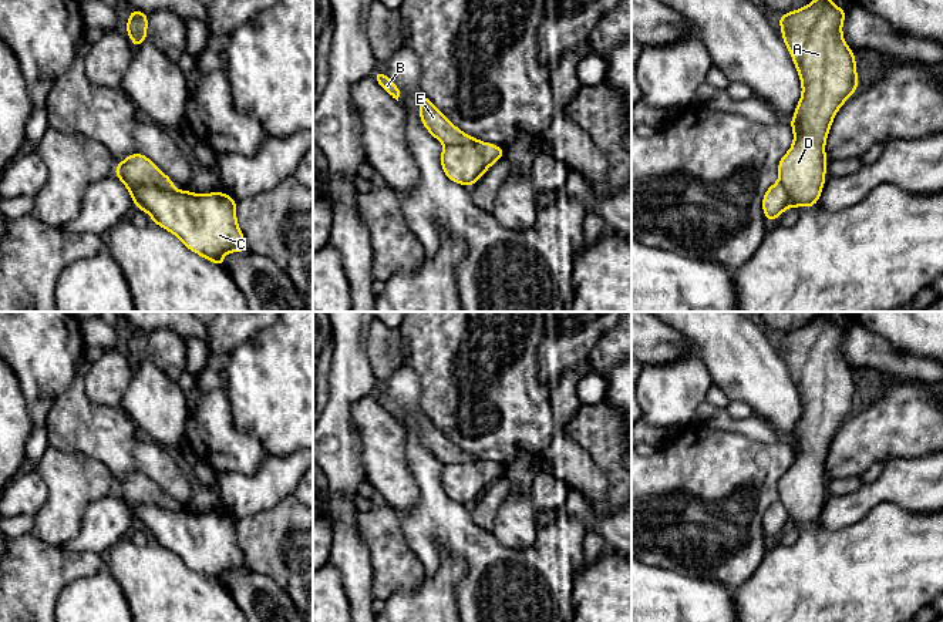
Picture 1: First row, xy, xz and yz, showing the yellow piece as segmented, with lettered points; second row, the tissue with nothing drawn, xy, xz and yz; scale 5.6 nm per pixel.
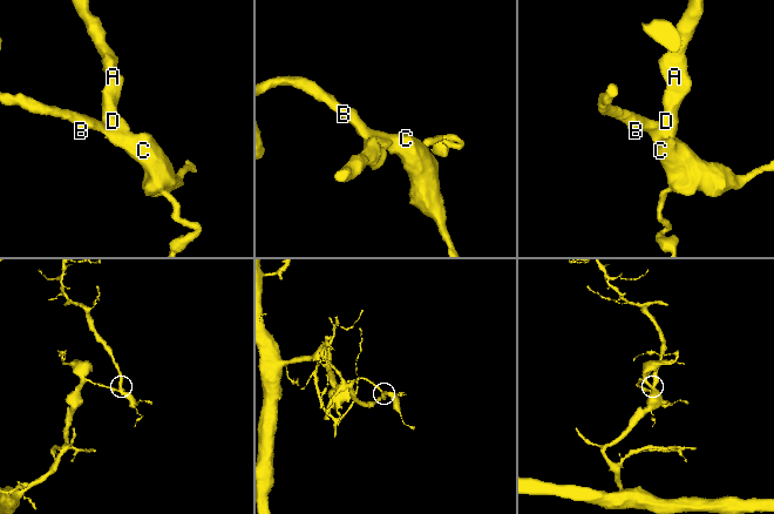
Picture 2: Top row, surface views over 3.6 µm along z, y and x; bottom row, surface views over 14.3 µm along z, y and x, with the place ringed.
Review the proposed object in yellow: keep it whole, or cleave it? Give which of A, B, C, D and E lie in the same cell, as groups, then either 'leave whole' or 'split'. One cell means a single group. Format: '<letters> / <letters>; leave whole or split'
A D / B C E; split

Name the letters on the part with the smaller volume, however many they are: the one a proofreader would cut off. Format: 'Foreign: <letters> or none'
Foreign: A, D

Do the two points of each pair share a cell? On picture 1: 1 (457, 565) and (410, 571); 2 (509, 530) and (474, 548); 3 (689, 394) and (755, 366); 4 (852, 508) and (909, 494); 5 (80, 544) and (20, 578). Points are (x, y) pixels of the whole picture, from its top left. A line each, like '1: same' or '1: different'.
1: different
2: different
3: different
4: same
5: different

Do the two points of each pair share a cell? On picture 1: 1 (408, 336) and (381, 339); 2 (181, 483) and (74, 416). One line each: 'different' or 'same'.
1: same
2: same

